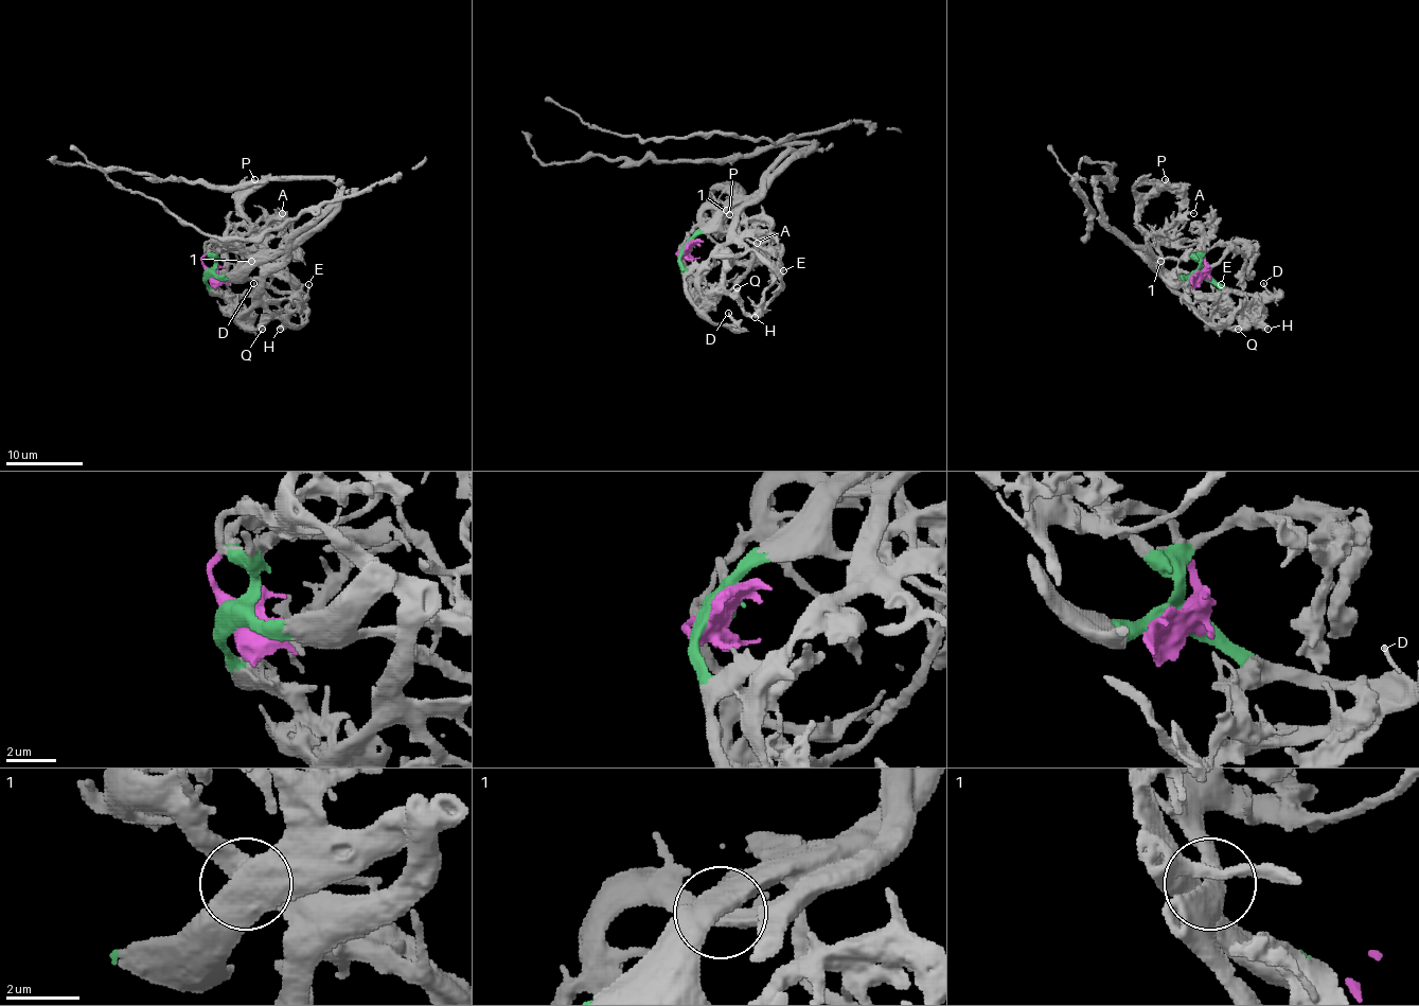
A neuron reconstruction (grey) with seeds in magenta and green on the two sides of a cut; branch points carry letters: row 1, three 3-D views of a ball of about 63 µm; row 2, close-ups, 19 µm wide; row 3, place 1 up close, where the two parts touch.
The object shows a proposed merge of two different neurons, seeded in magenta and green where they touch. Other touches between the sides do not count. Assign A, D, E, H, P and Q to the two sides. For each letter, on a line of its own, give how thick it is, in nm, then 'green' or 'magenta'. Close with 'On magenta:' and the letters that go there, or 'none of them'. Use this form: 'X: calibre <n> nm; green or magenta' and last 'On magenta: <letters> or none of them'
A: calibre 260 nm; magenta
D: calibre 170 nm; green
E: calibre 120 nm; magenta
H: calibre 600 nm; green
P: calibre 340 nm; magenta
Q: calibre 480 nm; magenta
On magenta: A, E, P, Q

